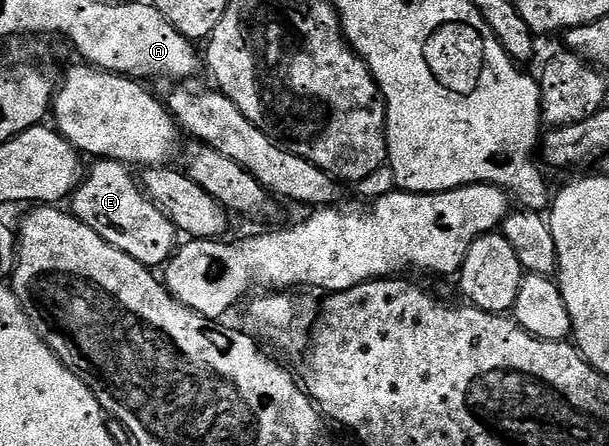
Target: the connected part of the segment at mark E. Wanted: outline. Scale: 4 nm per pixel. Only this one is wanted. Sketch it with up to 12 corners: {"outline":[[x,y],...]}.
{"outline":[[97,159],[71,212],[150,267],[179,245],[130,166]]}

